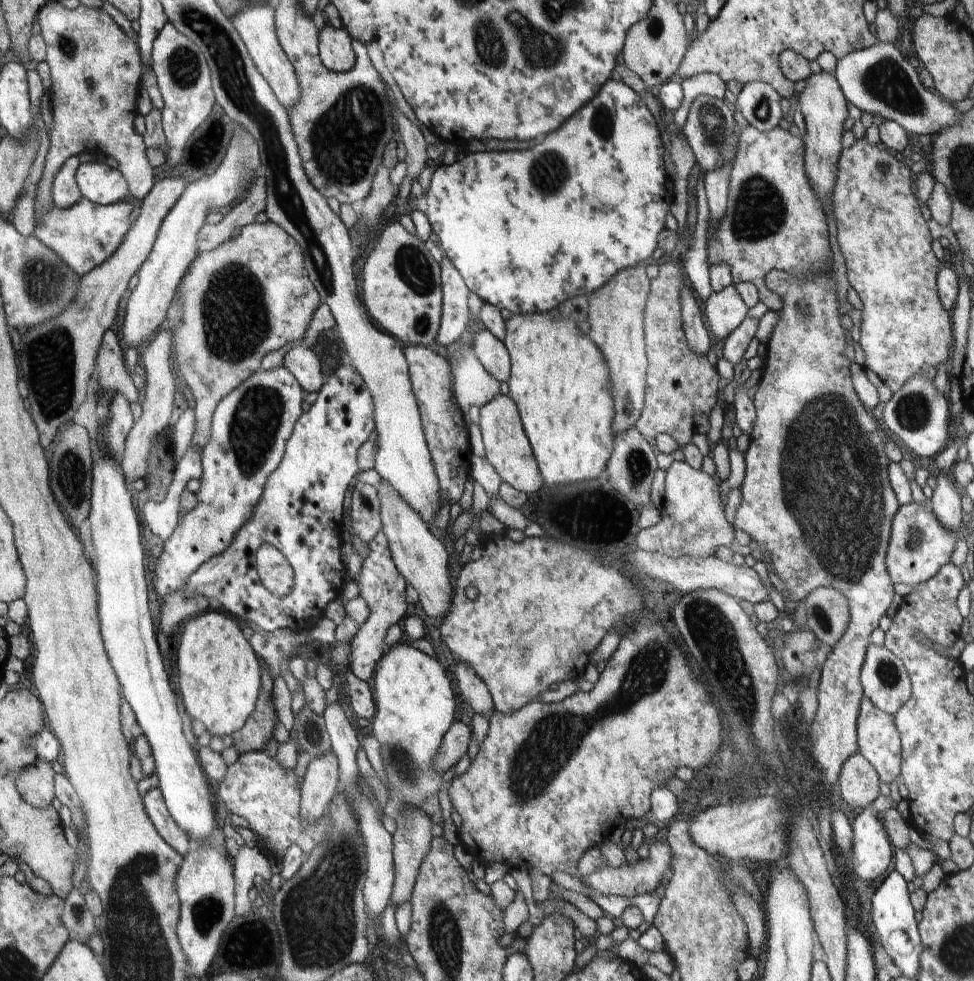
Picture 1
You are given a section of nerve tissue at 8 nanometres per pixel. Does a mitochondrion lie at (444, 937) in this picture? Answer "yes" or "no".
yes

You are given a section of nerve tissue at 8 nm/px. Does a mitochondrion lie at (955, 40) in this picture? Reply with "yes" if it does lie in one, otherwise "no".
no

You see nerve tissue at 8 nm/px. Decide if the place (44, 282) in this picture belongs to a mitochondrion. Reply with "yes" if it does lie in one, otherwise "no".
yes

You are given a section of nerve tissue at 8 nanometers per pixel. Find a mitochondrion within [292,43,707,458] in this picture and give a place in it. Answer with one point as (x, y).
(344, 138)

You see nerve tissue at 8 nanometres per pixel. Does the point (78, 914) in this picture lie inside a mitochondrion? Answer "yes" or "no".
yes

